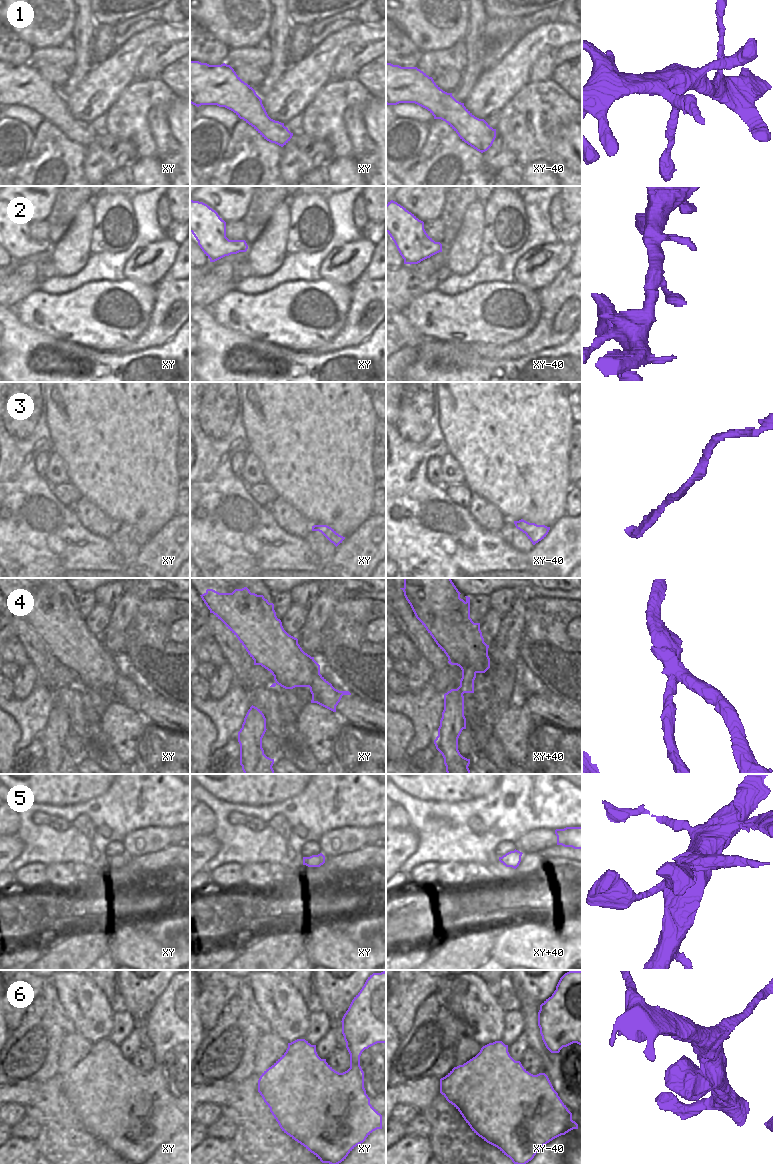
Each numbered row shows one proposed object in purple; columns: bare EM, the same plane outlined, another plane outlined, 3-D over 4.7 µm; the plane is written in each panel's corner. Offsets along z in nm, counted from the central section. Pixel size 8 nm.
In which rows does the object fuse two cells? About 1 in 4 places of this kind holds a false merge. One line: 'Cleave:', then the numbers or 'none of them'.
Cleave: 4

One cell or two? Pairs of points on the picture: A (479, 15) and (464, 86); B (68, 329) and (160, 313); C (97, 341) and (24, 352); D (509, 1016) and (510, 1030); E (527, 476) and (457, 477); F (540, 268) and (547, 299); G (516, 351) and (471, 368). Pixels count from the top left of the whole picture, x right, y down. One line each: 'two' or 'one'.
A: one
B: two
C: two
D: one
E: two
F: two
G: two

